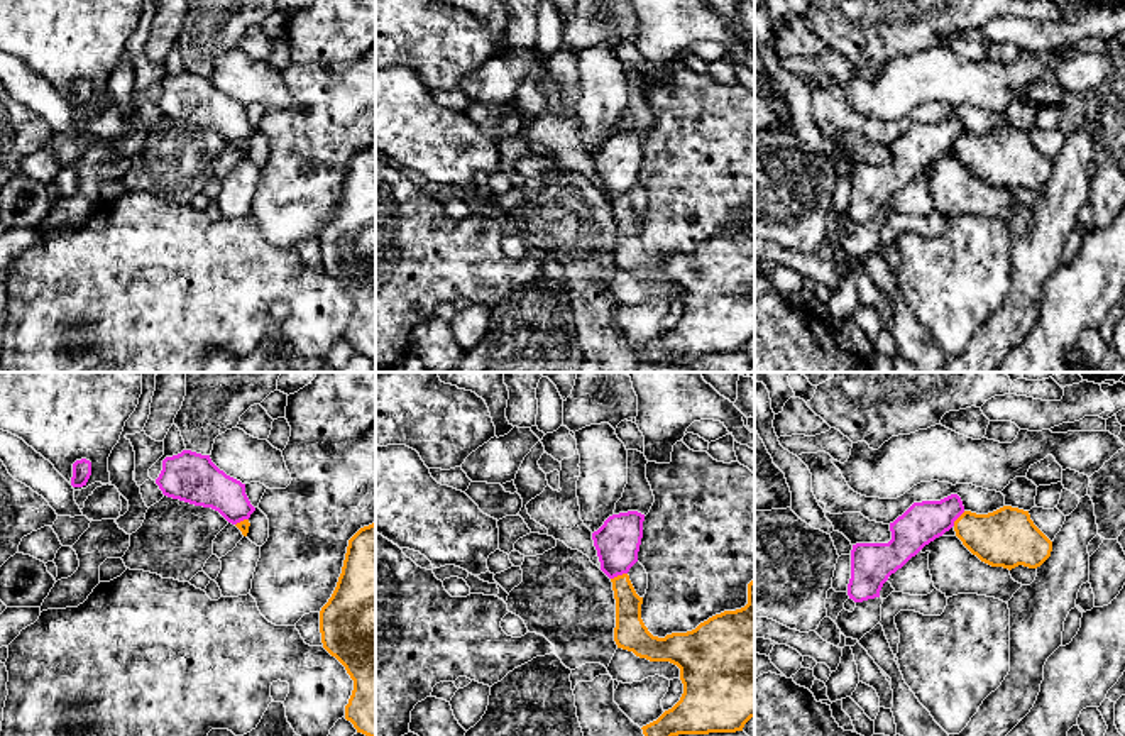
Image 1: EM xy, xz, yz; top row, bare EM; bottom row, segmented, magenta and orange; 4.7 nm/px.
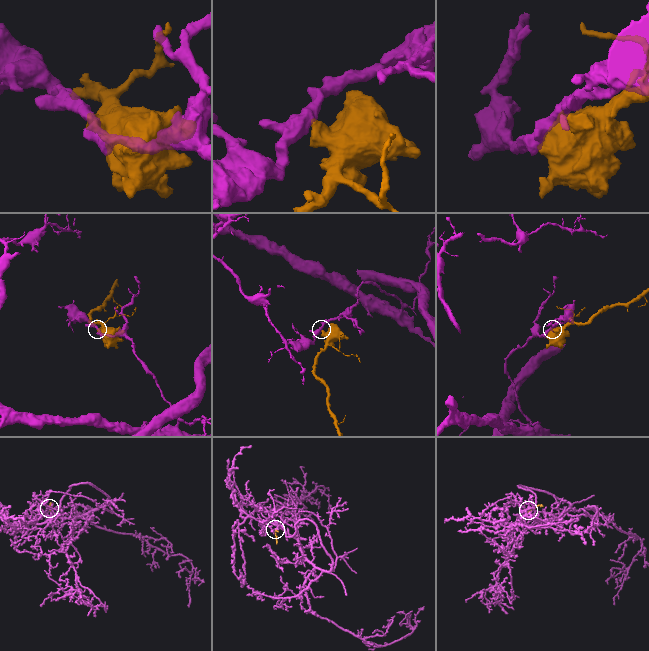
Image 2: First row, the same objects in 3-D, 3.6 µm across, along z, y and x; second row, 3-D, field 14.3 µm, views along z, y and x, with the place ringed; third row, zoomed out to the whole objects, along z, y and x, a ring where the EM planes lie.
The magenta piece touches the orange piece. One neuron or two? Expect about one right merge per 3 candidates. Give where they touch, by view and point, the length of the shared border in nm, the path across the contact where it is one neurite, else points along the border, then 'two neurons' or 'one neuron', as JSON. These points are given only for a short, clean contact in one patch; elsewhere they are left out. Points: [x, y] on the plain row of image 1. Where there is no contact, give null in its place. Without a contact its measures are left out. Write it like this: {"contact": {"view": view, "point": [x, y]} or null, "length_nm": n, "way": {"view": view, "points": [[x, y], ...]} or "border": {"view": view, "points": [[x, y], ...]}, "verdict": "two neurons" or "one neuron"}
{"contact": {"view": "xz", "point": [618, 195]}, "length_nm": 90, "border": {"view": "xz", "points": [[626, 193], [611, 200]]}, "verdict": "two neurons"}

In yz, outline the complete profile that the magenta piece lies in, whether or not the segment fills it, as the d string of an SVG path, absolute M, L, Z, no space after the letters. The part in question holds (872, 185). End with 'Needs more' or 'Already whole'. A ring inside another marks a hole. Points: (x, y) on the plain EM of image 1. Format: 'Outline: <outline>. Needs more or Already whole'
Outline: M951 115L941 122L914 124L890 144L888 164L856 164L851 171L848 217L854 223L880 218L883 205L925 166L942 157L964 134L963 122Z. Already whole

